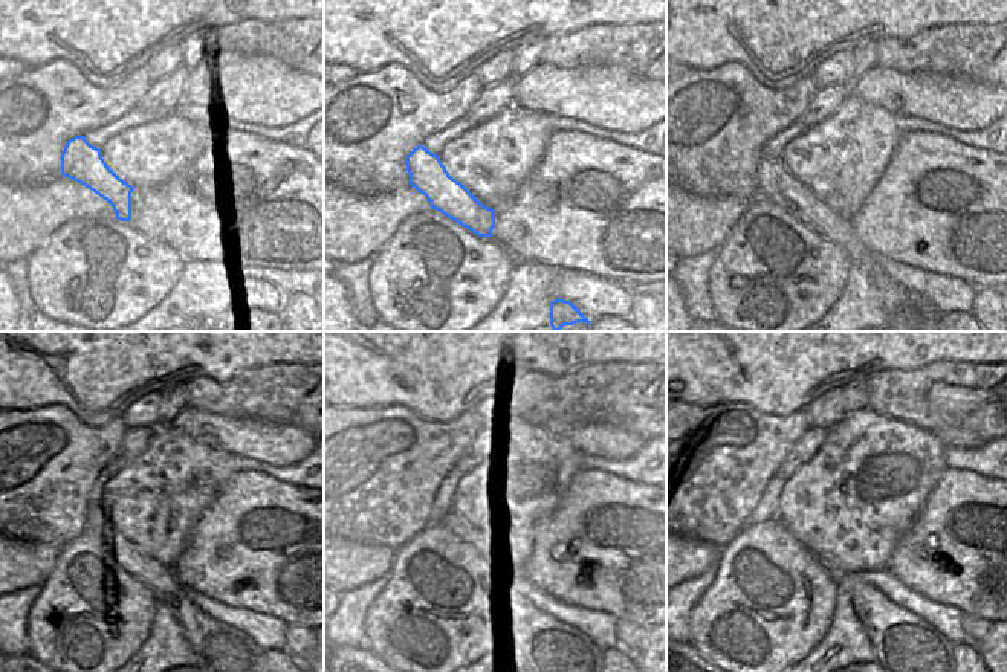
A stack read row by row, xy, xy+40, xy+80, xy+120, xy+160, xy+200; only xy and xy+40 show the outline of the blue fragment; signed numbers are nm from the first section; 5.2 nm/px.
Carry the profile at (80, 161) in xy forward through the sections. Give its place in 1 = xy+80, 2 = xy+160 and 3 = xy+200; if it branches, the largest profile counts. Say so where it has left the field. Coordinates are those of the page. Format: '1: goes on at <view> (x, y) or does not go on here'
1: goes on at xy+80 (775, 182)
2: goes on at xy+160 (553, 642)
3: goes on at xy+200 (903, 642)

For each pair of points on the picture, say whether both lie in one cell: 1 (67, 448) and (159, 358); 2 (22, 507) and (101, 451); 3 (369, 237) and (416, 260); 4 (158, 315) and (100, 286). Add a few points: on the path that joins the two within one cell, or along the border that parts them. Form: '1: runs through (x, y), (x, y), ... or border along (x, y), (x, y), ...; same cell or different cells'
1: border along (60, 405), (93, 426), (104, 426), (123, 416); different cells
2: runs through (42, 487), (77, 452), (81, 452); same cell
3: border along (407, 217), (372, 257); different cells
4: border along (173, 283), (142, 315); different cells

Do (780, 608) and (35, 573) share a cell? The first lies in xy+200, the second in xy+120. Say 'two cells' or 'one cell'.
two cells

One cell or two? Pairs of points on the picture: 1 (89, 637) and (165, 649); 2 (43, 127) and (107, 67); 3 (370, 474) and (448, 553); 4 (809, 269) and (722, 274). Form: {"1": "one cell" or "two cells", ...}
{"1": "two cells", "2": "two cells", "3": "two cells", "4": "one cell"}

